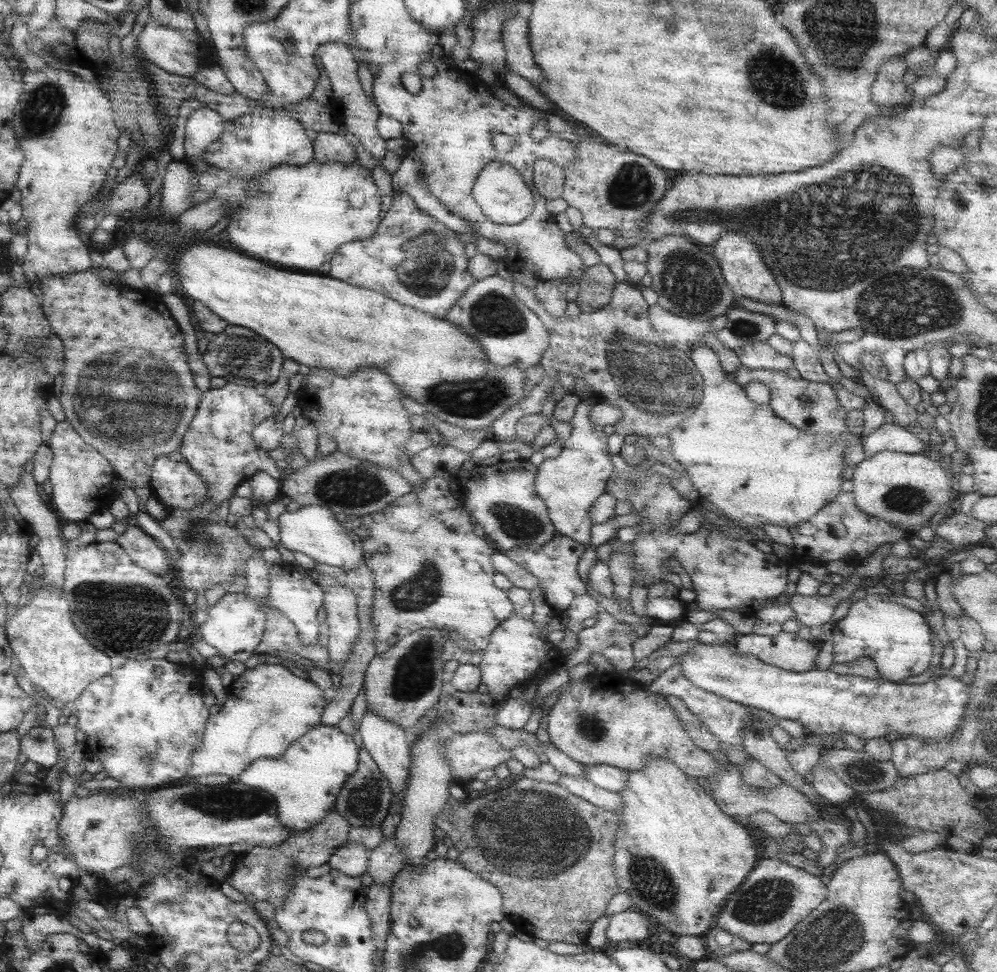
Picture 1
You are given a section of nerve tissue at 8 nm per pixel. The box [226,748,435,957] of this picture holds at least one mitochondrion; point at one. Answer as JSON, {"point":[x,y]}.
{"point":[365,800]}

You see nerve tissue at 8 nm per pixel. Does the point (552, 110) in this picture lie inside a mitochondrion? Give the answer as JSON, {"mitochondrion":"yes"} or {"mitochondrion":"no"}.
{"mitochondrion":"no"}

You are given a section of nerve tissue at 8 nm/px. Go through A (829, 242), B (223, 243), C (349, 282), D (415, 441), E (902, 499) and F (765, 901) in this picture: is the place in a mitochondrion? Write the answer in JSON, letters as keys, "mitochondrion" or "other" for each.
{"A":"mitochondrion","B":"other","C":"other","D":"other","E":"mitochondrion","F":"mitochondrion"}

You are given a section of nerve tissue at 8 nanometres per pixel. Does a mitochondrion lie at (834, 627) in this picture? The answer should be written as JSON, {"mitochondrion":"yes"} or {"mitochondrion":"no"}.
{"mitochondrion":"no"}

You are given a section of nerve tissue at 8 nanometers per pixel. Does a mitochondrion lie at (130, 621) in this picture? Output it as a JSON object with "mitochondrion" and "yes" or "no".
{"mitochondrion":"yes"}

